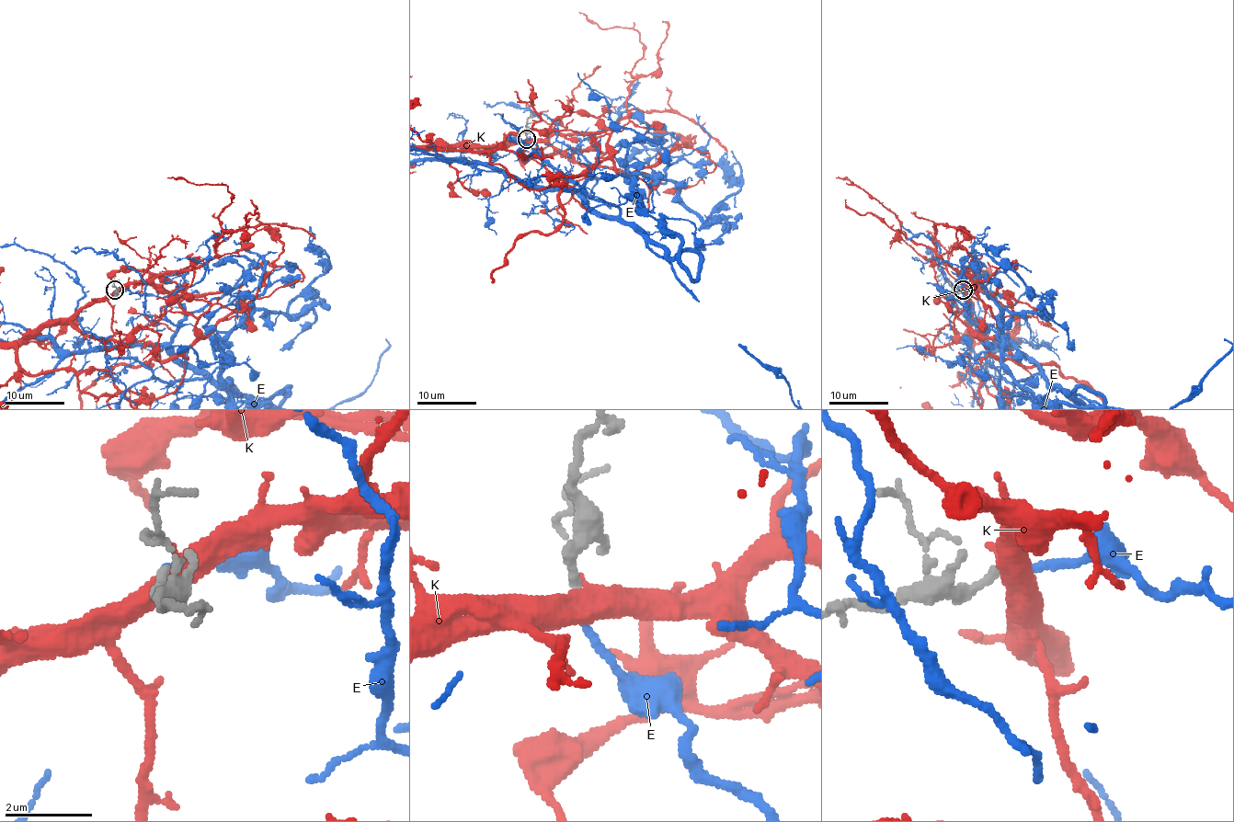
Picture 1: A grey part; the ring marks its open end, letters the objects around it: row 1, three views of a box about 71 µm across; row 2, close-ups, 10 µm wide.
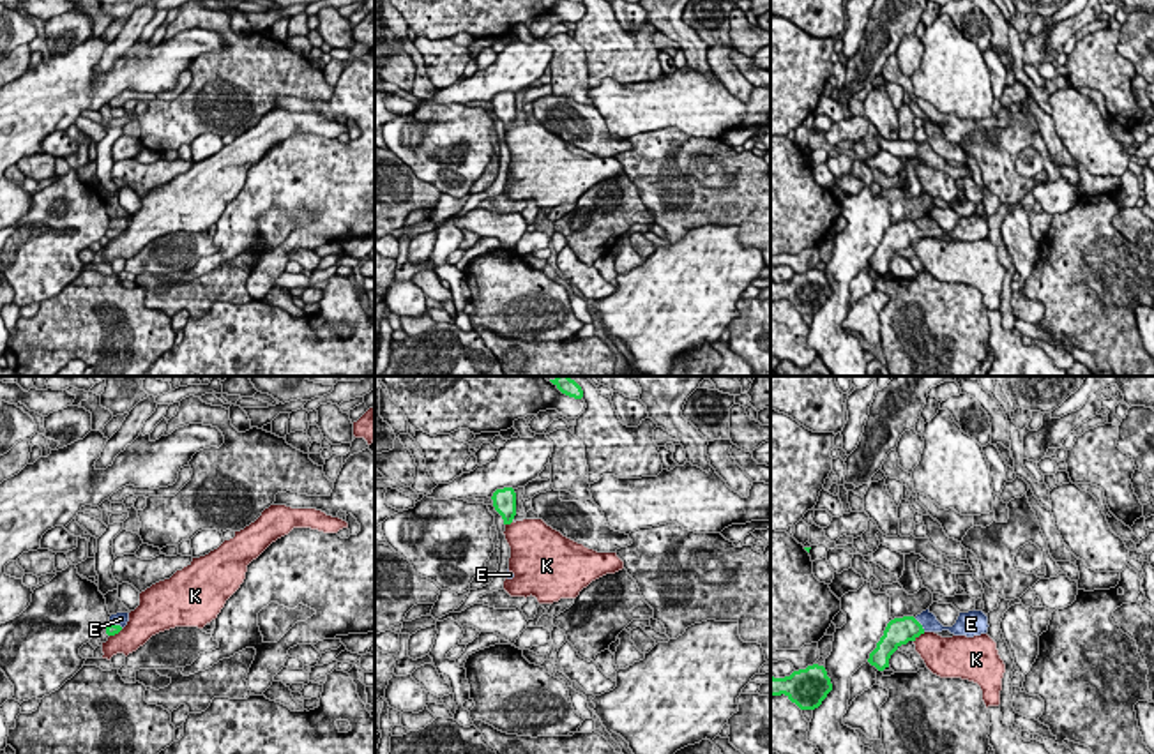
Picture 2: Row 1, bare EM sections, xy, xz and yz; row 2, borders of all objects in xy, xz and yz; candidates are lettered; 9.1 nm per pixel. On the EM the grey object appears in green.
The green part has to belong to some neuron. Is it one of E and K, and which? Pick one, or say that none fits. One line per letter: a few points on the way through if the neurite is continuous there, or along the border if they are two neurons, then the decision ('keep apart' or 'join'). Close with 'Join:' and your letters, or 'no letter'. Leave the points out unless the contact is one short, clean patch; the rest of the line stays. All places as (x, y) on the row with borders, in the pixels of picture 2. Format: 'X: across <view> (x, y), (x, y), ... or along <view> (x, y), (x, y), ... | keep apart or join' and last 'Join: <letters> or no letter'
E: across yz (900, 631), (921, 625), (928, 620) | join
K: along yz (925, 633), (914, 641) | keep apart
Join: E

